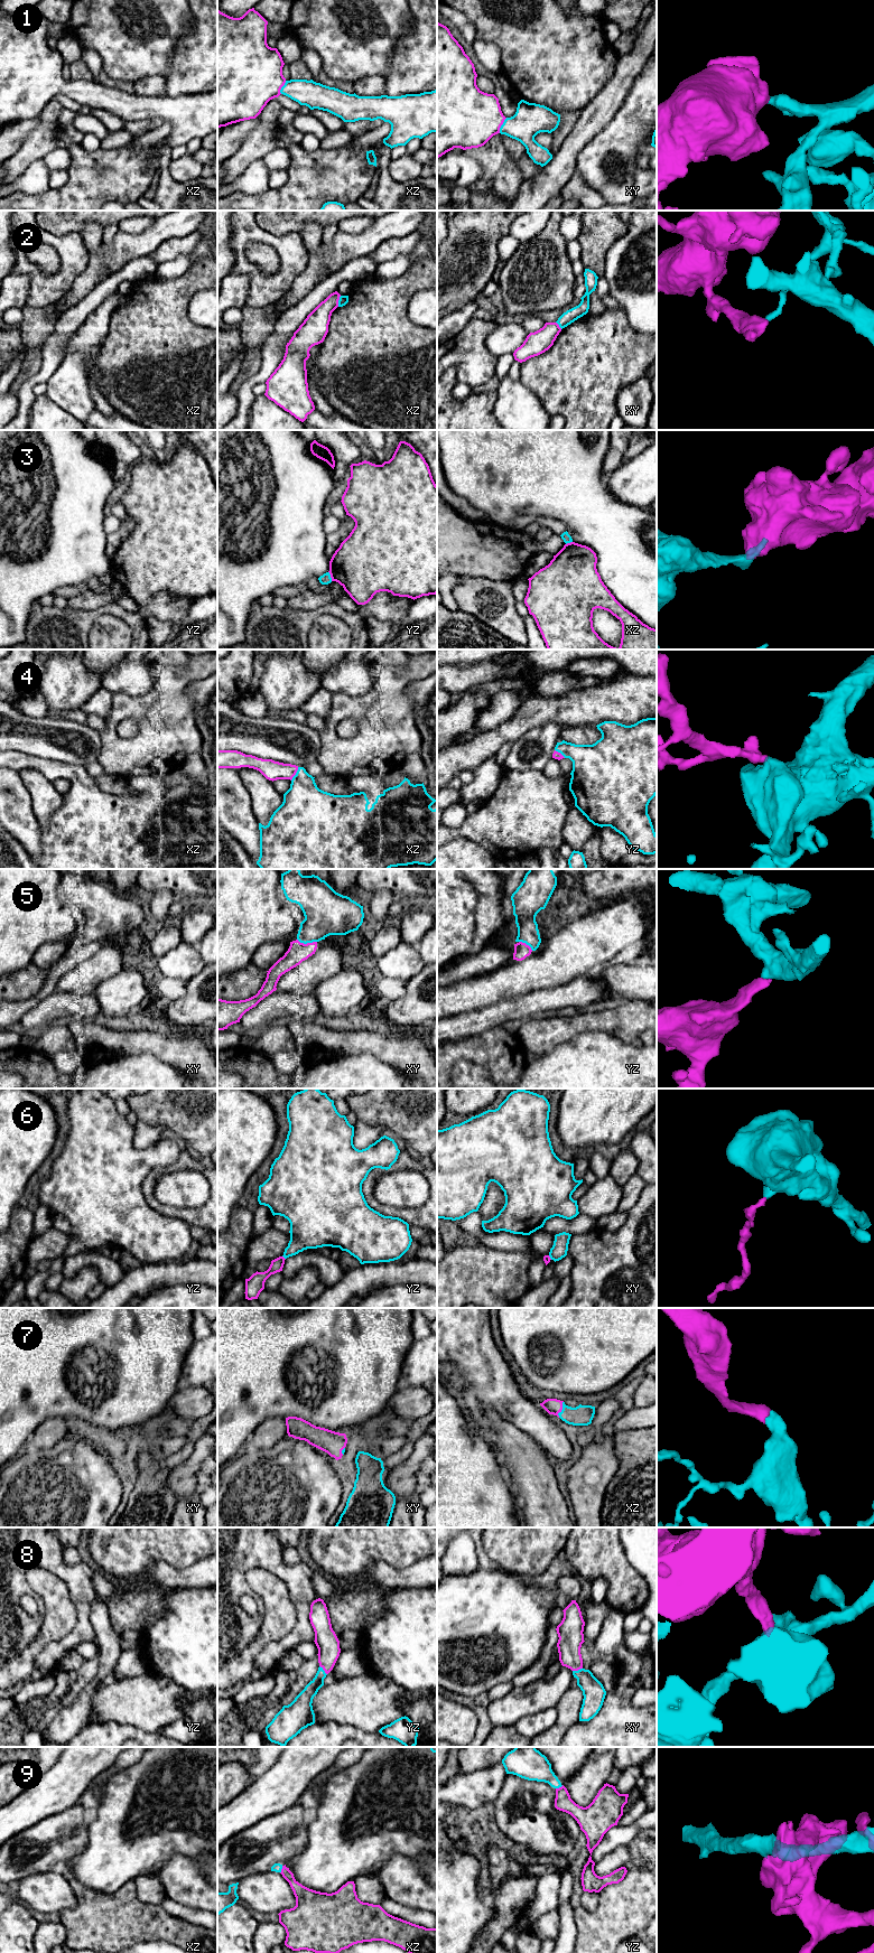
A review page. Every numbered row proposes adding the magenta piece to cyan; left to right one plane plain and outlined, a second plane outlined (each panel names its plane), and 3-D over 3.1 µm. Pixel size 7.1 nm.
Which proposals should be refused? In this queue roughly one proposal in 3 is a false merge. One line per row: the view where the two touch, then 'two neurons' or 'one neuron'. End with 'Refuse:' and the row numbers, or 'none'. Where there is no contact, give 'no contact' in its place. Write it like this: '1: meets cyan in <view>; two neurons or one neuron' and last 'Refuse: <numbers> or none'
1: meets cyan in xy; one neuron
2: meets cyan in xz; two neurons
3: meets cyan in yz; two neurons
4: meets cyan in xz; one neuron
5: meets cyan in xy; one neuron
6: meets cyan in yz; two neurons
7: meets cyan in xz; one neuron
8: meets cyan in yz; one neuron
9: meets cyan in xz; two neurons
Refuse: 2, 3, 6, 9

